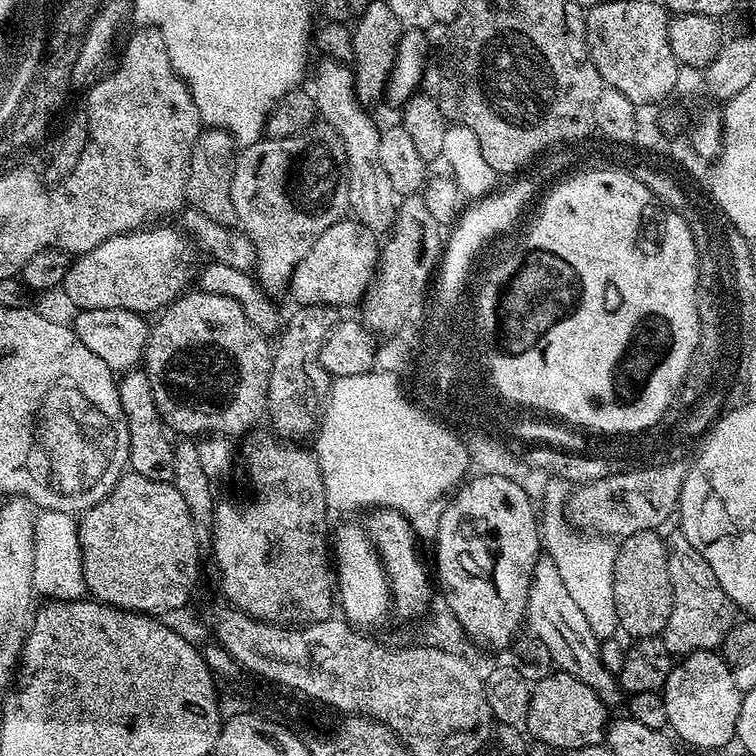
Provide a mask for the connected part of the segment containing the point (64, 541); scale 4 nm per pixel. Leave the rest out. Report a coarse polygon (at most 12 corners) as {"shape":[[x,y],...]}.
{"shape":[[41,509],[33,591],[46,600],[87,595],[79,523]]}

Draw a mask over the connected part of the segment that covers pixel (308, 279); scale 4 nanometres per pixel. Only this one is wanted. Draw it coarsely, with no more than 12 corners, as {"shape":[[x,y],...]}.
{"shape":[[330,226],[292,272],[297,305],[363,301],[380,261],[377,233]]}

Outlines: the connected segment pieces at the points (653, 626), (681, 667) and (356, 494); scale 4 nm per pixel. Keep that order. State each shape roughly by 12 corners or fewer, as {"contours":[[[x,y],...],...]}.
{"contours":[[[623,537],[614,610],[628,638],[660,636],[673,606],[666,540]],[[688,653],[662,695],[685,745],[736,740],[742,693],[723,655]],[[375,371],[333,379],[333,509],[410,516],[463,479],[452,436]]]}

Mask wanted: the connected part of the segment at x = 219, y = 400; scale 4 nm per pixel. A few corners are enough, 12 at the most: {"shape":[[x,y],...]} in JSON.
{"shape":[[188,290],[142,368],[165,429],[253,431],[273,349],[234,298]]}

